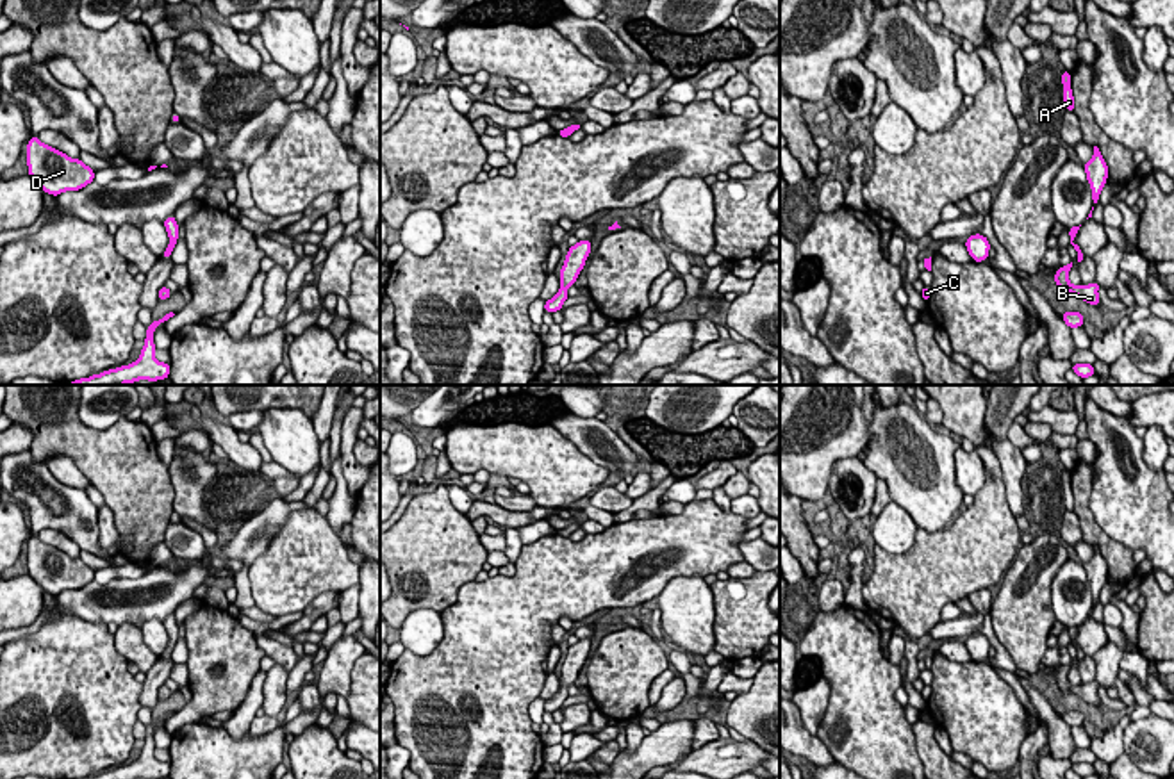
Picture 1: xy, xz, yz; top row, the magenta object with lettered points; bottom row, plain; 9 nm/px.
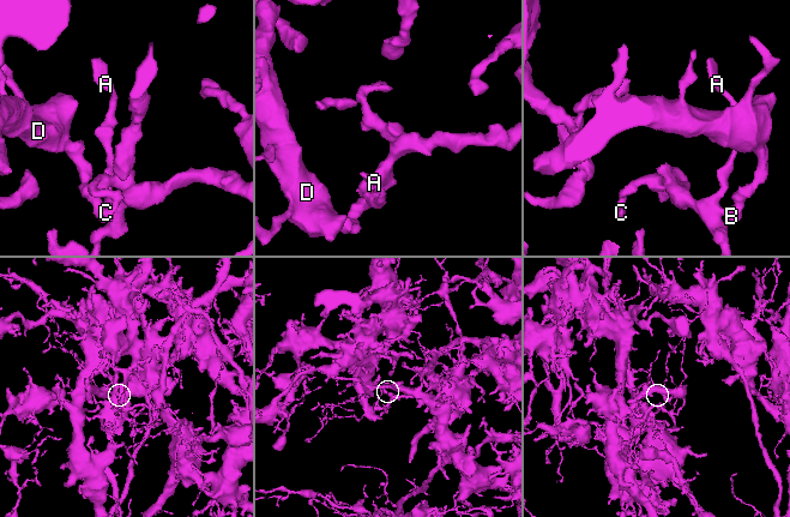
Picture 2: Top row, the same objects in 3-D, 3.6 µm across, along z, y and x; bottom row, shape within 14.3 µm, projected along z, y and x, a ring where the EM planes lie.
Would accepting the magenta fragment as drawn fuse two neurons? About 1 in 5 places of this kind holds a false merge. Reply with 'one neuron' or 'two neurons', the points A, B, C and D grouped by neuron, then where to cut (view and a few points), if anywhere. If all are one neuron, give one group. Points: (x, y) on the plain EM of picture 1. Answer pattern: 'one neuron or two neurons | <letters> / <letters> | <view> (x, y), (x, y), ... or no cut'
one neuron | A B C D | no cut

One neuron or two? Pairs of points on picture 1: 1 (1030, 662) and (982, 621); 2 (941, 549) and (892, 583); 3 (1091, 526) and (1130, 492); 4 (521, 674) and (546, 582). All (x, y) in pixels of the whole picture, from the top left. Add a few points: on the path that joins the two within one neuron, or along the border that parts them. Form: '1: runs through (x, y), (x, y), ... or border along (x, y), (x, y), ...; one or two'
1: border along (992, 601), (991, 628), (1016, 665); two
2: runs through (928, 562), (905, 583); one
3: border along (1094, 478), (1089, 500), (1092, 519), (1126, 548); two
4: runs through (521, 651), (521, 612), (529, 605); one

